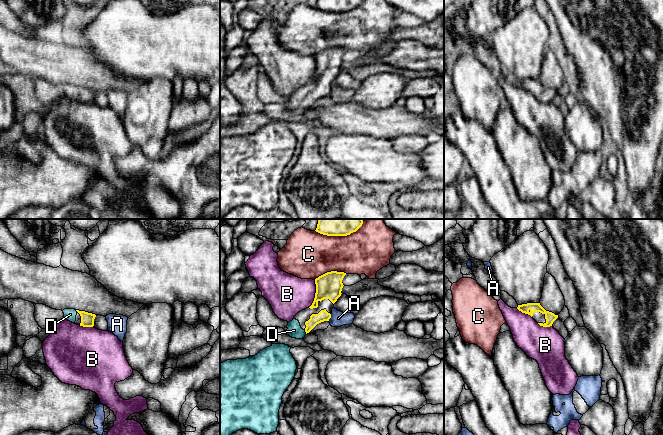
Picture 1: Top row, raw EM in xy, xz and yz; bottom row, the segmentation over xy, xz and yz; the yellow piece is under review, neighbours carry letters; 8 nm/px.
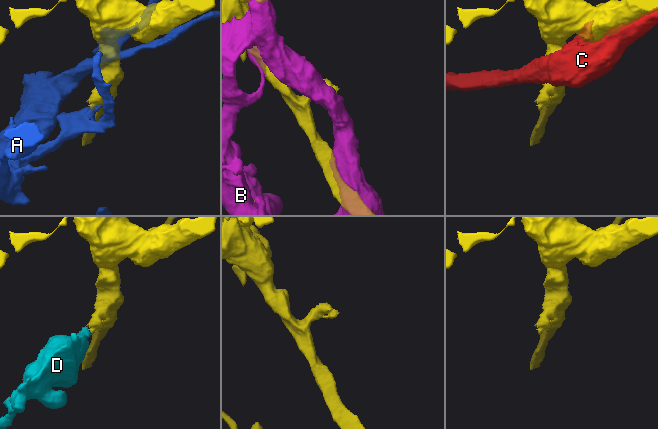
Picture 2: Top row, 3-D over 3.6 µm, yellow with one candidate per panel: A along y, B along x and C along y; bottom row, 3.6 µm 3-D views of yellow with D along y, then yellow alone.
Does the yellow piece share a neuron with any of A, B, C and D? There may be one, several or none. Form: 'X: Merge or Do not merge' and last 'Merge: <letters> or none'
A: Do not merge
B: Do not merge
C: Do not merge
D: Merge
Merge: D

